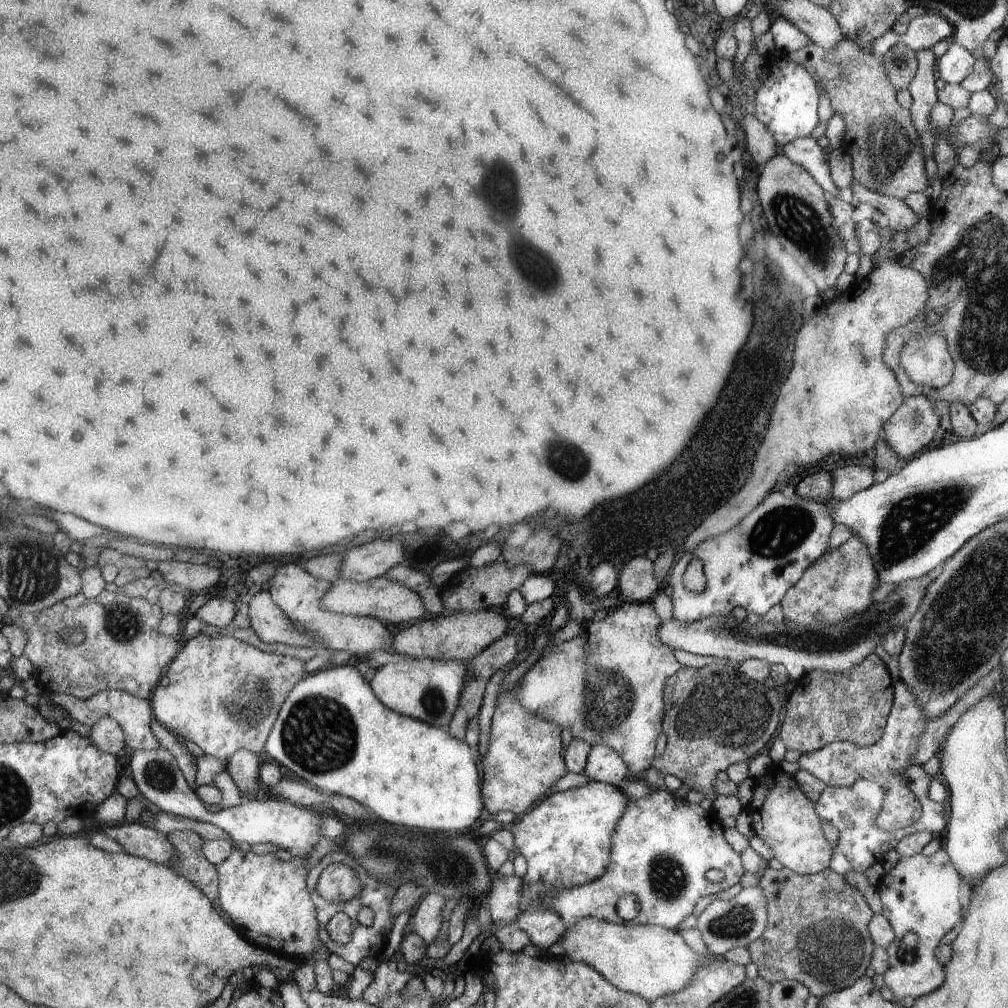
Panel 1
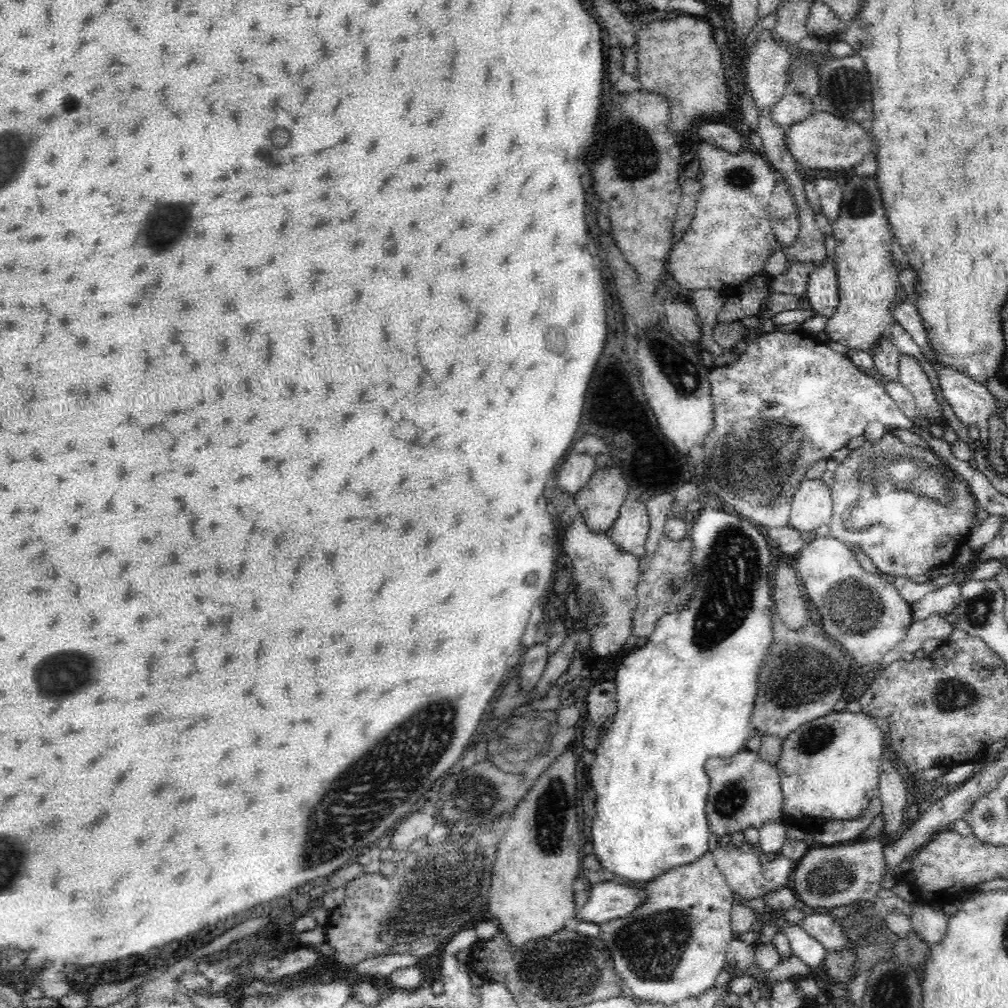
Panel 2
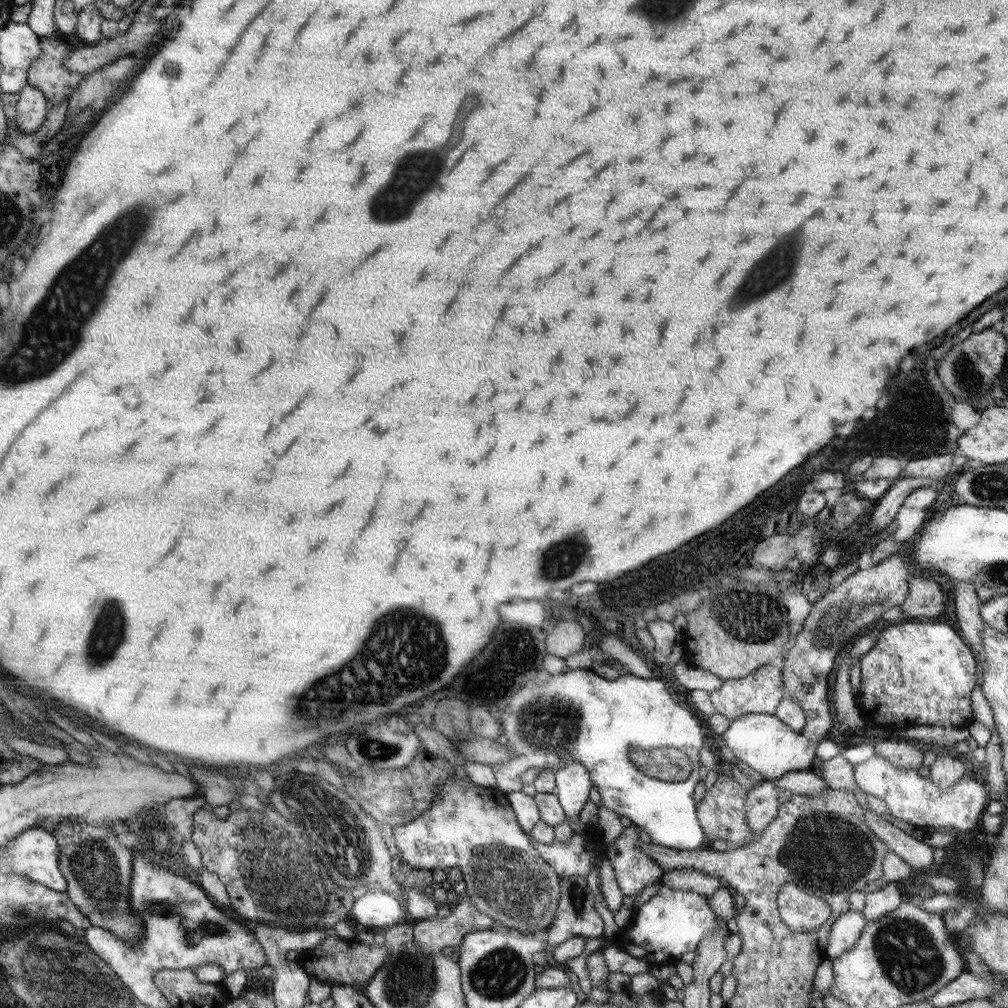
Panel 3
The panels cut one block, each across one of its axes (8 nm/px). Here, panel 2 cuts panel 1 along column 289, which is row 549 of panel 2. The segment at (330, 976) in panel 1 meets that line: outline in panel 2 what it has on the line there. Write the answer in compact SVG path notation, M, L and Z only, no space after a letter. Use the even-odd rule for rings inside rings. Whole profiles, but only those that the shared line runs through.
M886 432L878 442L864 442L862 448L852 450L838 466L830 488L834 496L830 538L840 540L846 546L858 546L872 558L874 566L882 570L884 576L892 574L892 578L908 580L914 576L930 576L940 566L952 562L958 550L968 544L968 538L974 532L974 520L978 518L978 506L970 486L942 462L942 454L908 446L890 432Z

